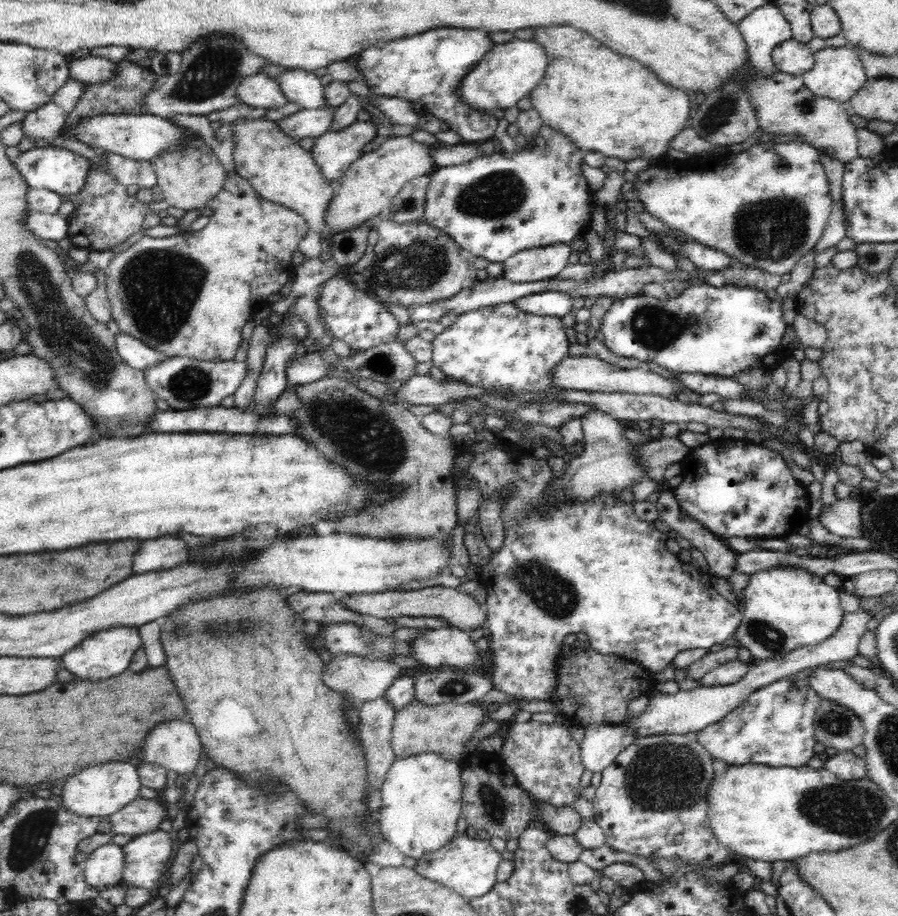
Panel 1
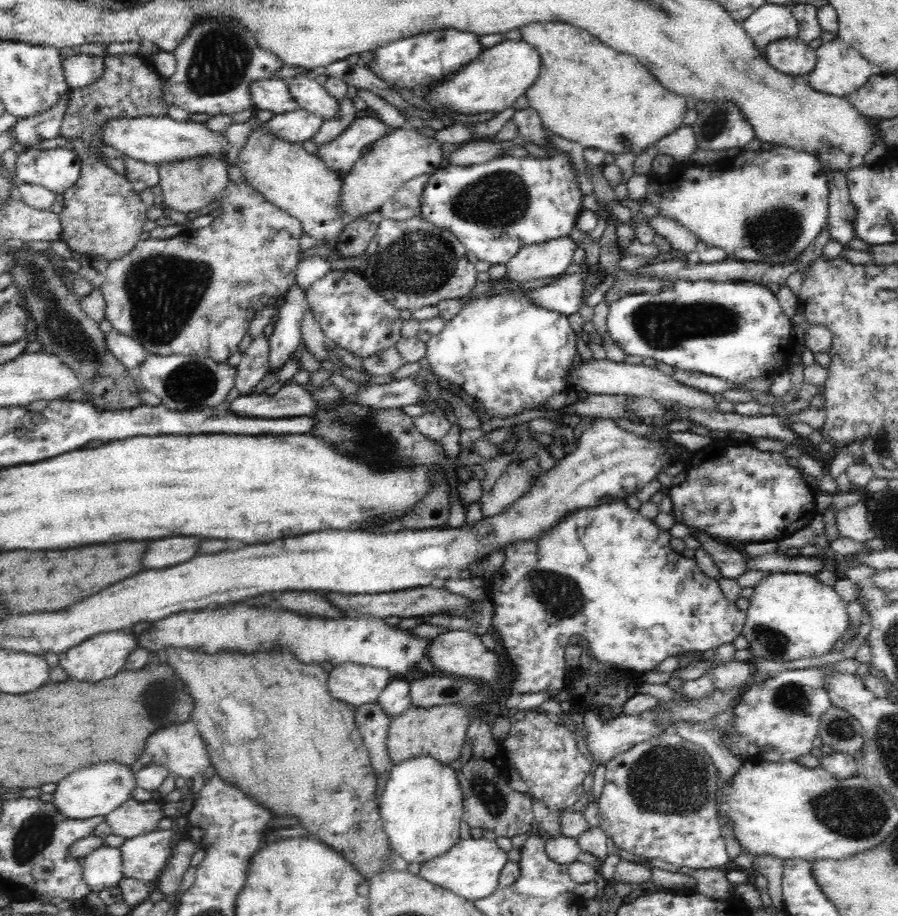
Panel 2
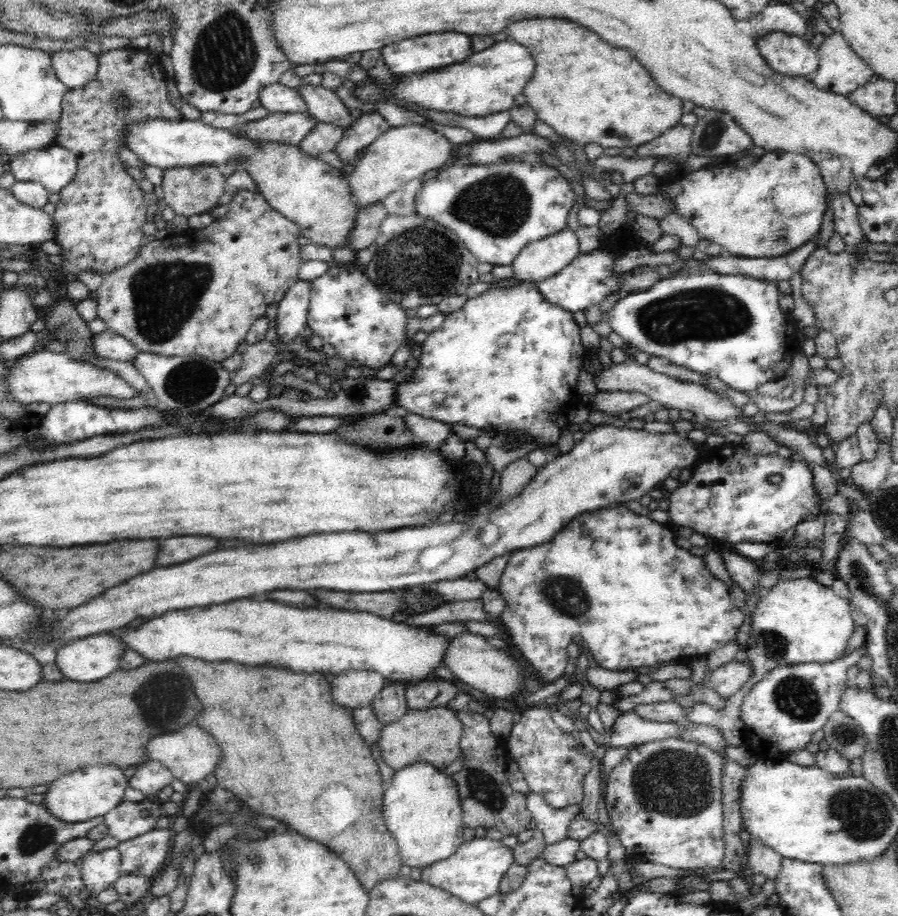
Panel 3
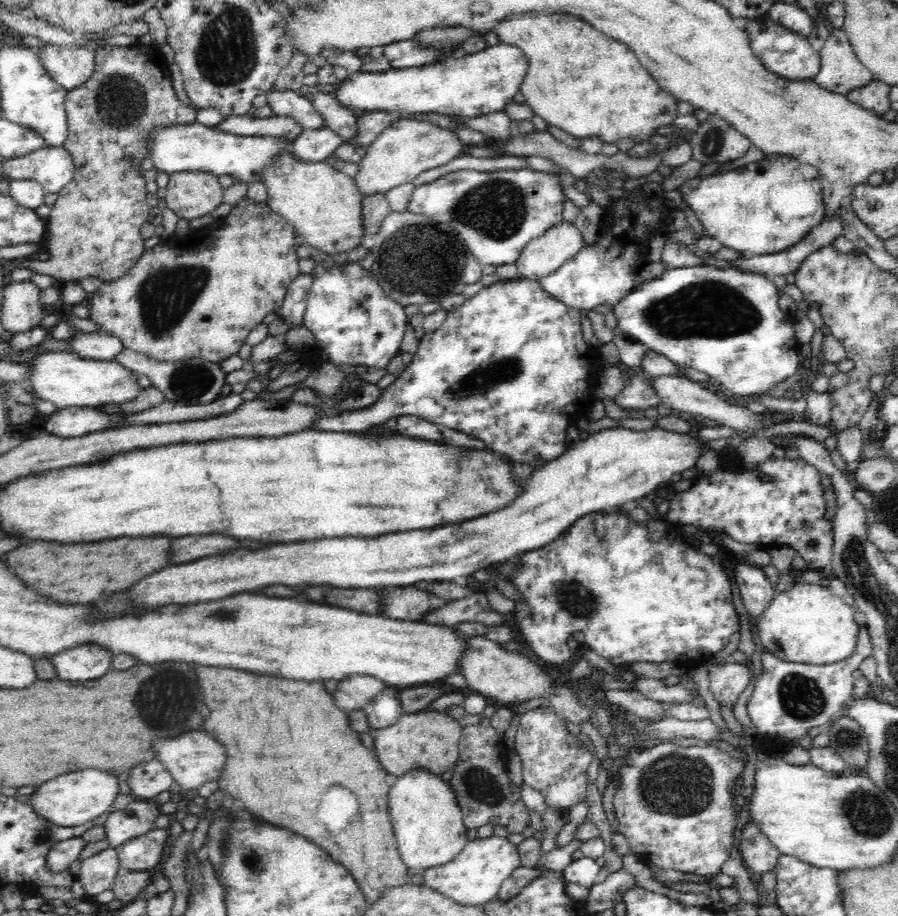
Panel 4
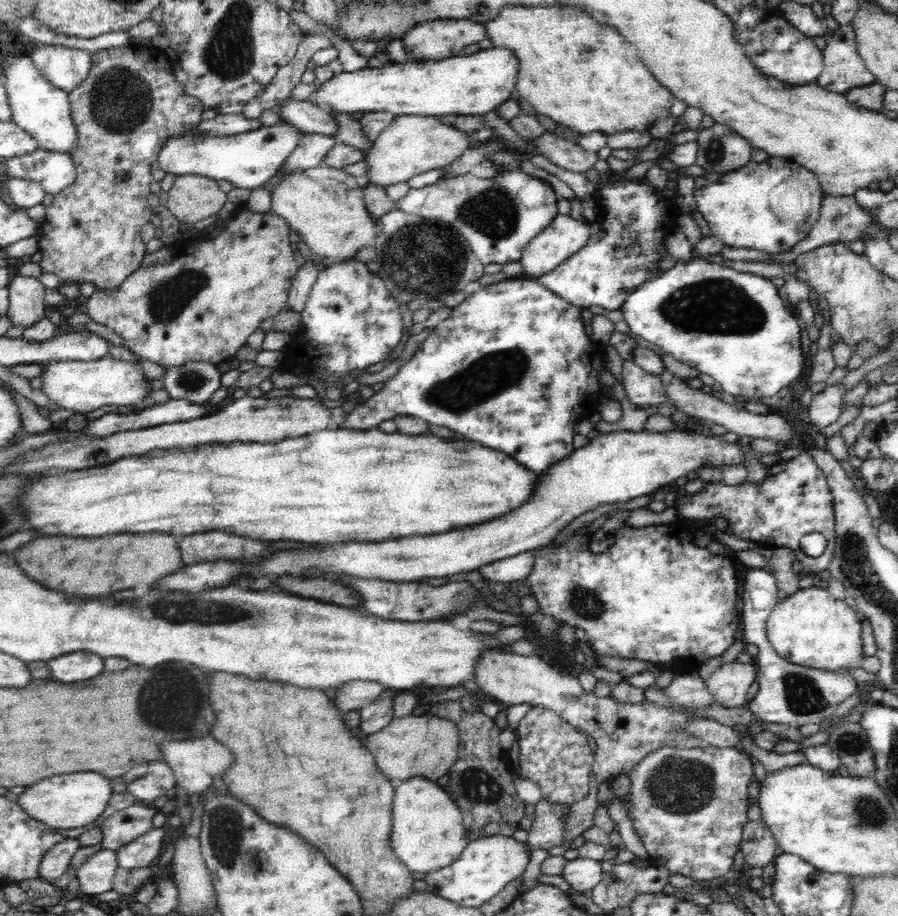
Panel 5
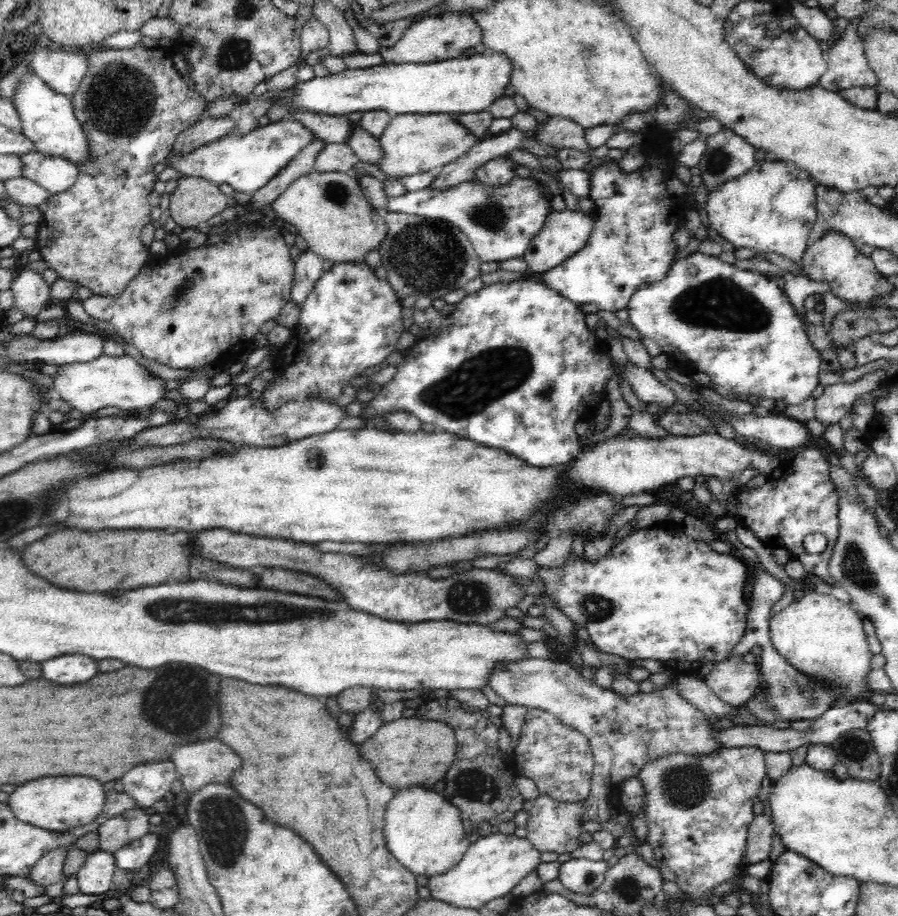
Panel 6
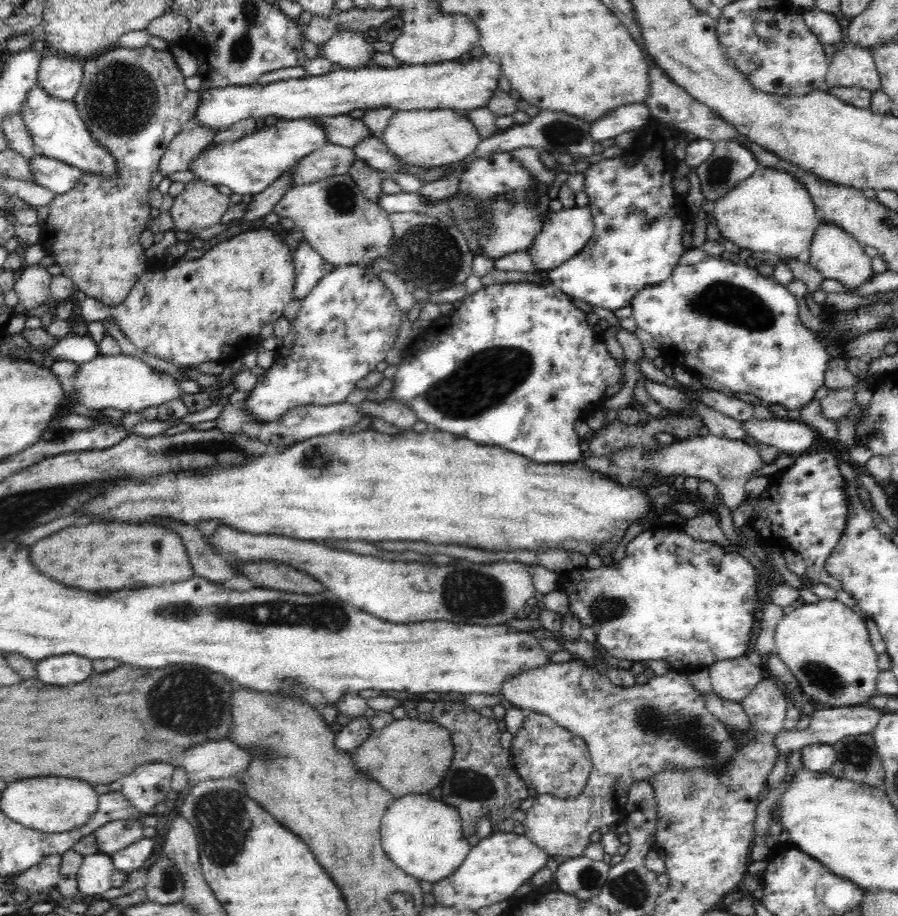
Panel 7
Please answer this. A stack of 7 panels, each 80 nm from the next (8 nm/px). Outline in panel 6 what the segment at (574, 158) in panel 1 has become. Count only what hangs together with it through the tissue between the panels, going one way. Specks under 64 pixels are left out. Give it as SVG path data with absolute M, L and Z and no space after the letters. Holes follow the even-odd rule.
M512 177L510 181L488 185L478 181L460 181L447 188L425 187L406 191L399 197L388 197L387 211L443 219L462 229L471 240L476 254L484 262L502 262L522 257L530 241L542 230L550 212L550 200L532 178Z

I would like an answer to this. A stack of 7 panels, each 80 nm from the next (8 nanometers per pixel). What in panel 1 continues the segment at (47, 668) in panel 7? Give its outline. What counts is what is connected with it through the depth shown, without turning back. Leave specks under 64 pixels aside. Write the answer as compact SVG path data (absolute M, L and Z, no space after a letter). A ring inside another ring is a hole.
M115 625L114 628L98 630L86 637L76 648L61 656L61 664L70 670L76 678L102 681L121 675L130 664L134 653L142 646L138 627L133 625Z

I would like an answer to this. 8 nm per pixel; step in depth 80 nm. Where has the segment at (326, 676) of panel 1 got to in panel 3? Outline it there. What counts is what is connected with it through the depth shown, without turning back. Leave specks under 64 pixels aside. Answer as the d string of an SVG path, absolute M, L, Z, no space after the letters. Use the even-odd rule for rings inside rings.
M346 670L336 674L331 691L336 704L355 709L369 706L387 684L388 681L379 672Z

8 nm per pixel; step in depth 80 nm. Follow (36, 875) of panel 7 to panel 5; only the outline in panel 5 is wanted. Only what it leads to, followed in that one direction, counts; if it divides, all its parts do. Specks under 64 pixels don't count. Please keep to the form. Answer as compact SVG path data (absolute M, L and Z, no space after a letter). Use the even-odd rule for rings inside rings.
M69 839L58 842L42 857L39 864L40 878L46 882L53 883L60 878L70 866L70 859L80 848L80 843L76 839Z

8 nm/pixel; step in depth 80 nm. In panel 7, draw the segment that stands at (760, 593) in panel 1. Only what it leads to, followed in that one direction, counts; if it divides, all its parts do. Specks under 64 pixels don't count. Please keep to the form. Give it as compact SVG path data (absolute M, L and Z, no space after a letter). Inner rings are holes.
M820 599L818 603L804 602L800 607L780 618L774 641L779 659L790 669L790 672L802 685L806 696L812 696L820 704L826 706L858 706L858 704L870 704L868 700L876 696L876 682L878 682L878 653L872 646L870 639L871 622L852 610L852 607L844 605L834 599Z

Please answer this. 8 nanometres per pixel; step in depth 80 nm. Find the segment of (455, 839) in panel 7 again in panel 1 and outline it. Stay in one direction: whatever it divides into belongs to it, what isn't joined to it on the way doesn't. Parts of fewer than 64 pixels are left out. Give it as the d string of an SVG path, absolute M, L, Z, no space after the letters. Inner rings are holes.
M436 752L414 753L408 757L399 757L388 770L382 790L382 806L378 809L381 836L391 842L404 856L422 858L426 852L434 852L446 846L457 836L458 819L461 818L464 783L463 761L440 757Z

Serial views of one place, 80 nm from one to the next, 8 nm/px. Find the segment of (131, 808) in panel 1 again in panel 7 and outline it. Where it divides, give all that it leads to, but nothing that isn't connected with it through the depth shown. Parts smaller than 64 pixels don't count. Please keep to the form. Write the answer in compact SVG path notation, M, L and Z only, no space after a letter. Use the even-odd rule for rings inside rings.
M114 820L94 830L99 852L113 855L116 851L126 848L134 841L143 838L144 824L141 820Z

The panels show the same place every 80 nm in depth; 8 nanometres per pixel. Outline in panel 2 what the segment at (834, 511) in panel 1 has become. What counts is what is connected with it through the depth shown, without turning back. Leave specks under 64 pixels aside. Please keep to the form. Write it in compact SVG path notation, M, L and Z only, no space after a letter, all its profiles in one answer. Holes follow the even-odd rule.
M861 500L856 504L852 504L852 506L846 506L842 510L834 511L840 536L863 543L876 538L876 531L872 529L868 521L866 504L862 503Z

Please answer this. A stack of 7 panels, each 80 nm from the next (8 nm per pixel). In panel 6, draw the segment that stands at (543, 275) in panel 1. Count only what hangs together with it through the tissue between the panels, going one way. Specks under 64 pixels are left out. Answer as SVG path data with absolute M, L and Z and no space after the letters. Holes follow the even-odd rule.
M565 209L549 212L542 230L530 241L522 256L526 261L529 276L539 278L543 273L574 256L575 252L586 246L592 229L593 215L583 213L581 210Z

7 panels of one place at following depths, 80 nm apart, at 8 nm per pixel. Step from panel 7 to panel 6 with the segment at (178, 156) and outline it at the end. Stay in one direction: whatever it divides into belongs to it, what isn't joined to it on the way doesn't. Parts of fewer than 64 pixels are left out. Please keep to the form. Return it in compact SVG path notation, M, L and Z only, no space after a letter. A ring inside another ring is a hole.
M204 116L192 127L182 131L174 141L174 146L170 151L174 153L186 153L192 149L196 149L199 145L206 144L226 137L227 134L235 127L235 116L220 116L220 118L207 118Z

